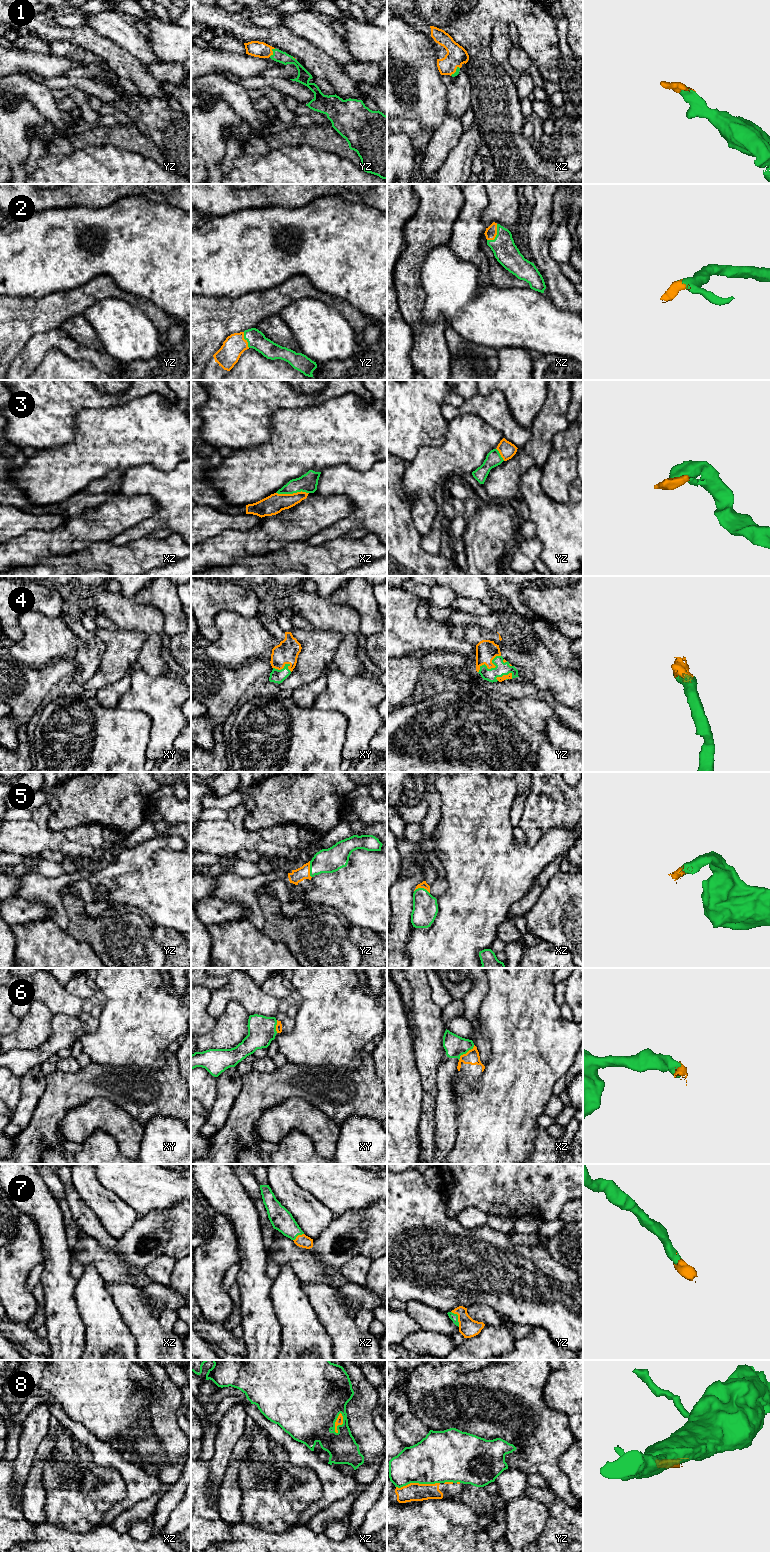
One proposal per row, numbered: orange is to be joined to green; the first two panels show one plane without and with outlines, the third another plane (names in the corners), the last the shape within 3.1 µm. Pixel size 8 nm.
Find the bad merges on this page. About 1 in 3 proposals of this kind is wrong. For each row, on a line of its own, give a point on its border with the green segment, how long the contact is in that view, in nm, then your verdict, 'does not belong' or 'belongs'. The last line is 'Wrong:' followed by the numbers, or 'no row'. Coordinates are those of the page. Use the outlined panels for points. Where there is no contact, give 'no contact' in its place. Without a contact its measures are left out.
1: contact yz (273, 52); length 90 nm; belongs
2: contact xz (496, 235); length 160 nm; belongs
3: contact xz (292, 493); length 260 nm; belongs
4: contact yz (492, 668); length 240 nm; belongs
5: contact yz (310, 869); length 140 nm; belongs
6: contact xz (465, 1053); length 180 nm; belongs
7: contact yz (457, 1318); length 140 nm; belongs
8: contact xz (334, 1423); length 180 nm; does not belong
Wrong: 8

